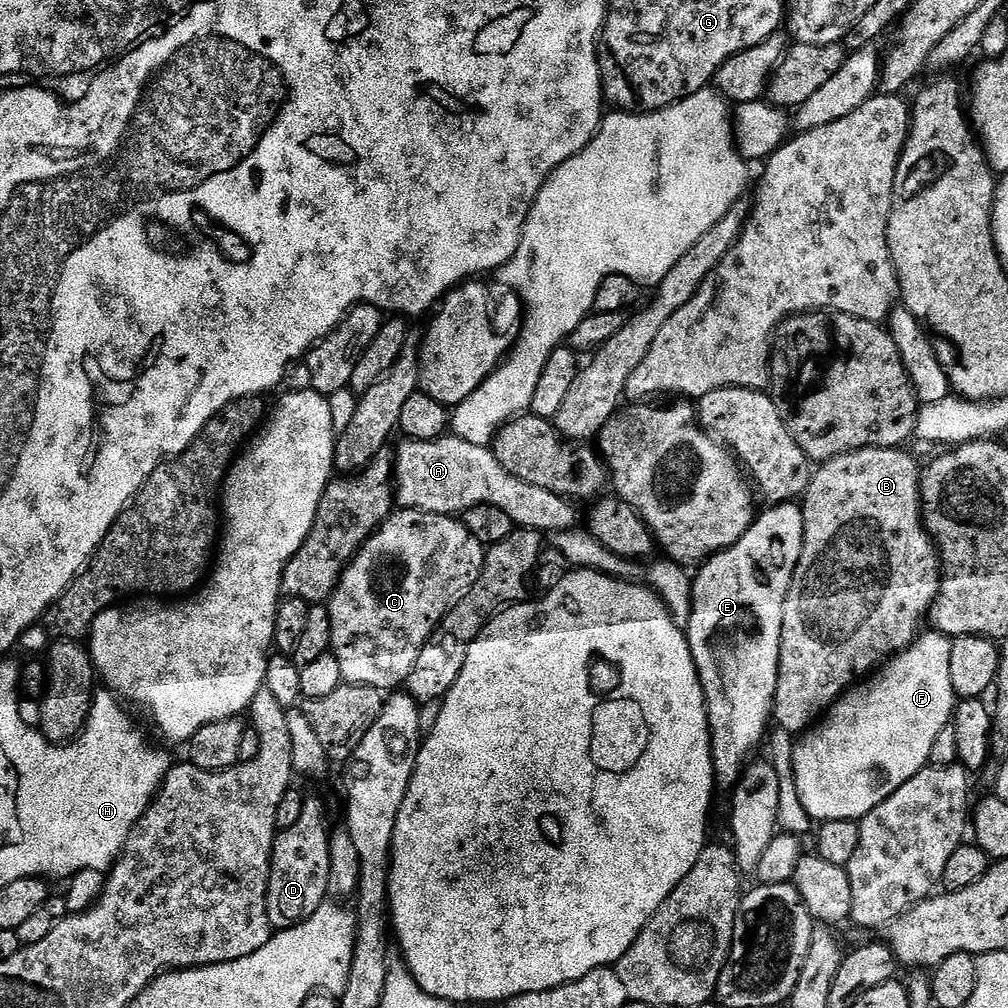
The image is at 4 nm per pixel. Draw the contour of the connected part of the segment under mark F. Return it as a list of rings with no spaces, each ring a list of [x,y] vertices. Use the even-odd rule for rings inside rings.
[[[935,630],[925,631],[905,652],[898,652],[879,670],[873,671],[863,682],[848,689],[826,713],[826,718],[808,729],[795,741],[794,778],[798,798],[813,821],[859,821],[874,806],[878,806],[898,786],[914,774],[929,767],[930,749],[942,726],[946,726],[956,711],[958,697],[950,682],[950,650],[952,640]]]

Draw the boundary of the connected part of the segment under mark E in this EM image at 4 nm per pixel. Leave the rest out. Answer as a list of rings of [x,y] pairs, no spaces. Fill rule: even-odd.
[[[799,503],[774,504],[765,509],[753,520],[750,530],[742,534],[739,542],[699,565],[697,572],[700,573],[695,573],[692,582],[692,613],[686,625],[686,635],[708,707],[716,782],[725,790],[735,788],[753,759],[752,751],[763,740],[765,743],[773,719],[772,704],[776,700],[782,642],[782,614],[804,545],[804,509]]]

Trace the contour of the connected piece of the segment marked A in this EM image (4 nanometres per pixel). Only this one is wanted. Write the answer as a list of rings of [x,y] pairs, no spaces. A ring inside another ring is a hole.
[[[445,434],[438,440],[410,440],[401,439],[400,449],[397,447],[394,452],[394,500],[401,509],[413,508],[419,512],[433,512],[434,514],[442,514],[443,516],[456,516],[470,511],[471,508],[482,506],[496,506],[498,510],[503,510],[505,514],[510,514],[513,525],[521,528],[535,528],[541,534],[551,534],[554,532],[566,532],[577,527],[576,512],[573,501],[559,496],[557,492],[550,490],[542,490],[542,486],[530,486],[526,482],[522,482],[518,478],[514,478],[514,474],[510,474],[500,465],[498,458],[493,454],[491,447],[483,448],[482,446],[474,446],[474,442],[466,442],[462,438],[451,434]]]

